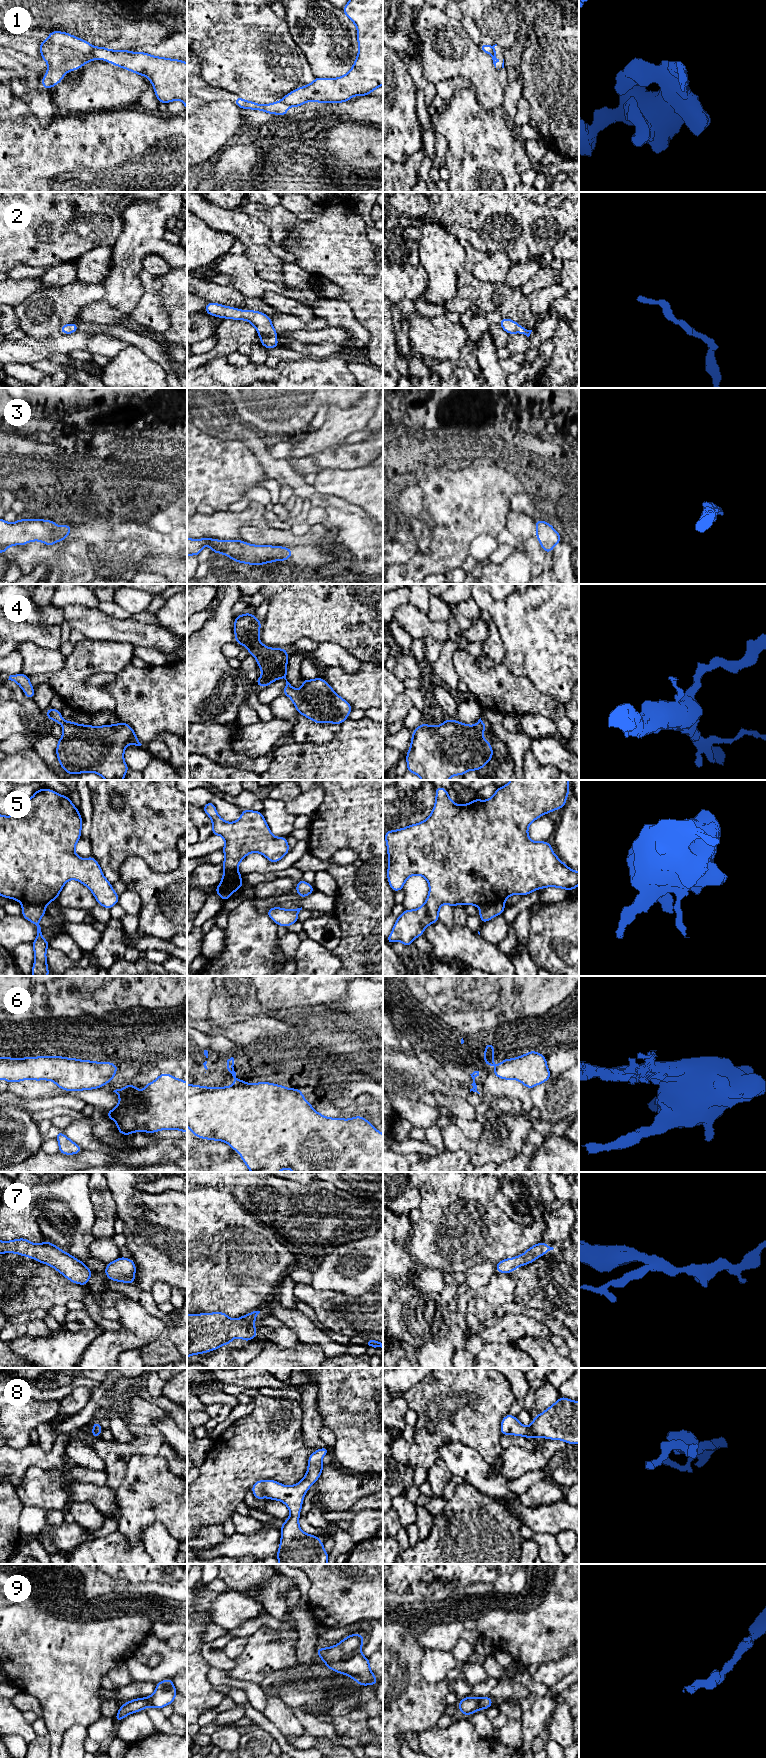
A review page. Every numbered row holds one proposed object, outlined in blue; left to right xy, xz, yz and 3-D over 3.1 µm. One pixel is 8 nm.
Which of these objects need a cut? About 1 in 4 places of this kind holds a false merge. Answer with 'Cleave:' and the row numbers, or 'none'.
Cleave: 1, 5

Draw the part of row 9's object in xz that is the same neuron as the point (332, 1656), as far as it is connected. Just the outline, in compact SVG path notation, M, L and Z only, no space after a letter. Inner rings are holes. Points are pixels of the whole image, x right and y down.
M351 1634L337 1645L317 1647L317 1656L332 1671L351 1677L359 1685L376 1686L377 1677L370 1670L370 1661L361 1652L364 1643L362 1634Z

